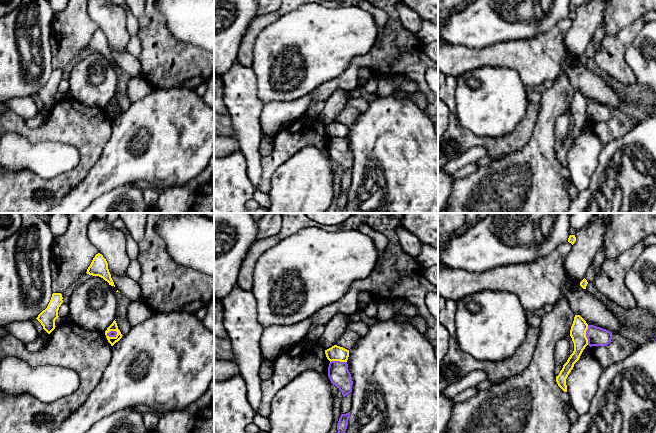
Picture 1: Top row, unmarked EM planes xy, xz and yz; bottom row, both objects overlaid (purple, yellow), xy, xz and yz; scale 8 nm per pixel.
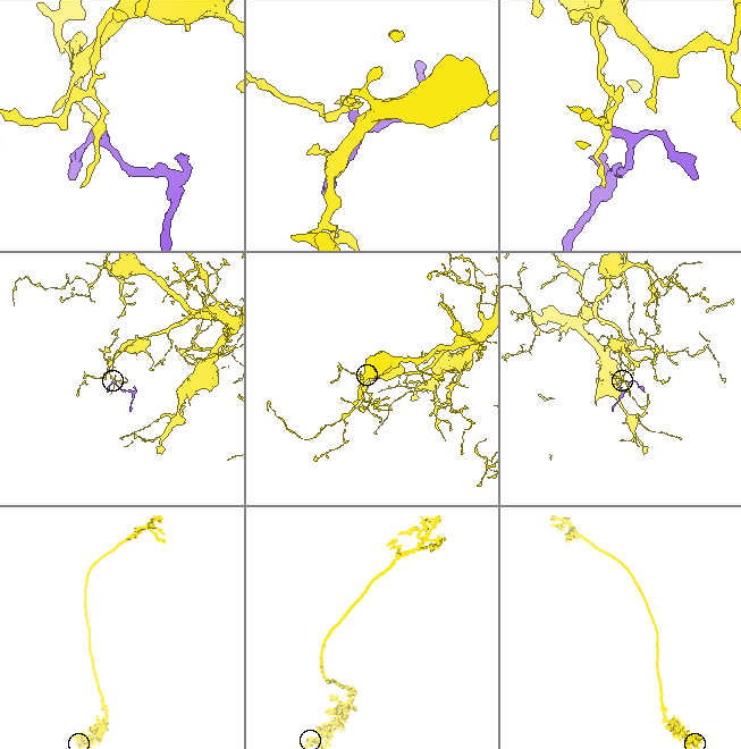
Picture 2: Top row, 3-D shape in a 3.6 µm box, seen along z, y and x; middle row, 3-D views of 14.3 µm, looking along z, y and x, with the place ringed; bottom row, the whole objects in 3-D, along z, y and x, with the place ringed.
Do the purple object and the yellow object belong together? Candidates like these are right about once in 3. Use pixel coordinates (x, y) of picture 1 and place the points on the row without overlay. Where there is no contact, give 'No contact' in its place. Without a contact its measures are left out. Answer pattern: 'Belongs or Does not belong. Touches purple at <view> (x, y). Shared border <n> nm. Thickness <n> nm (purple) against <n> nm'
Does not belong. Touches purple at yz (586, 111). Shared border 160 nm. Thickness 150 nm (purple) against 130 nm

